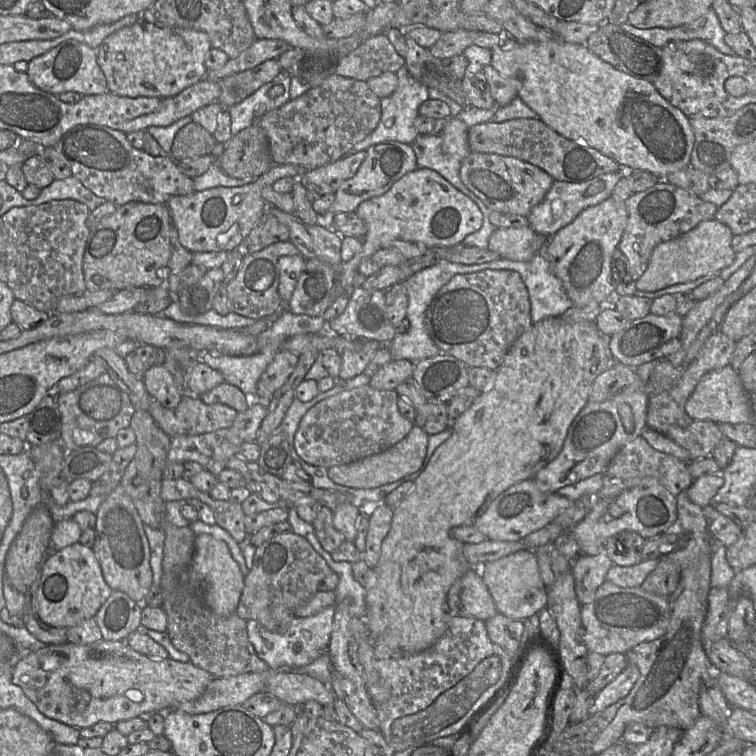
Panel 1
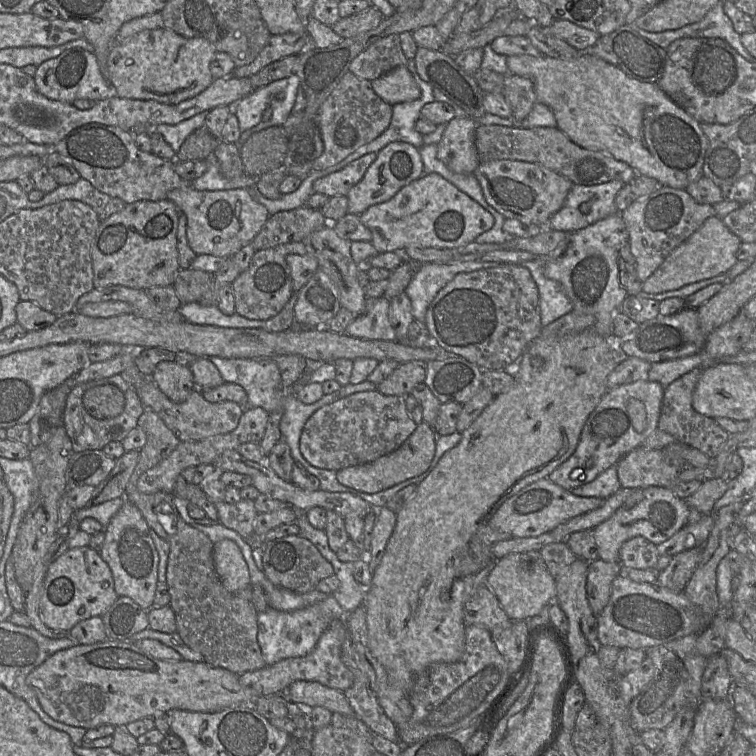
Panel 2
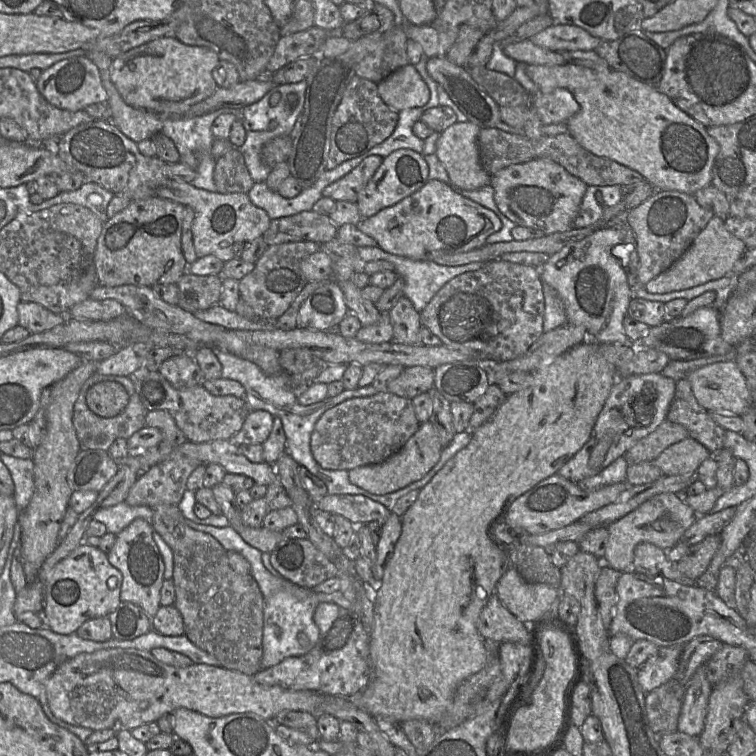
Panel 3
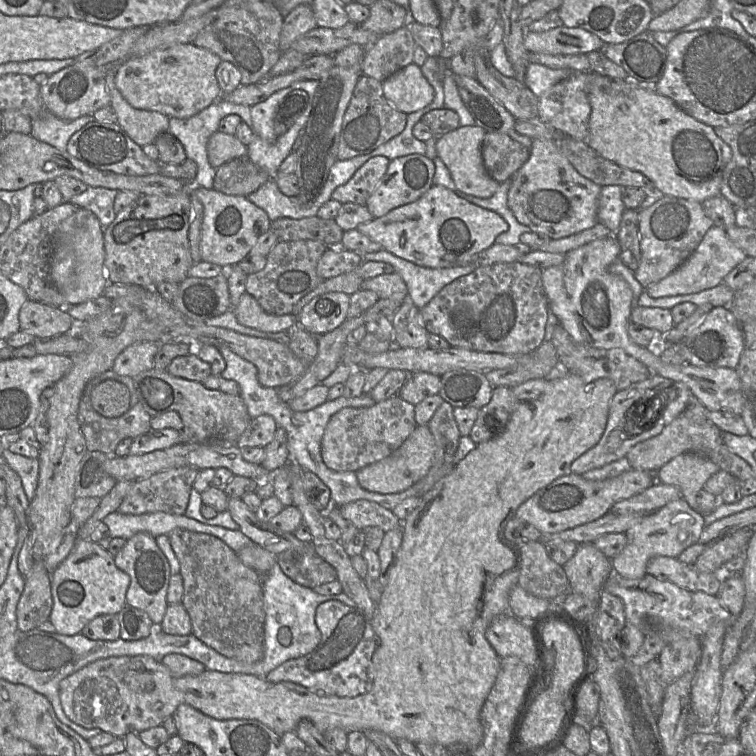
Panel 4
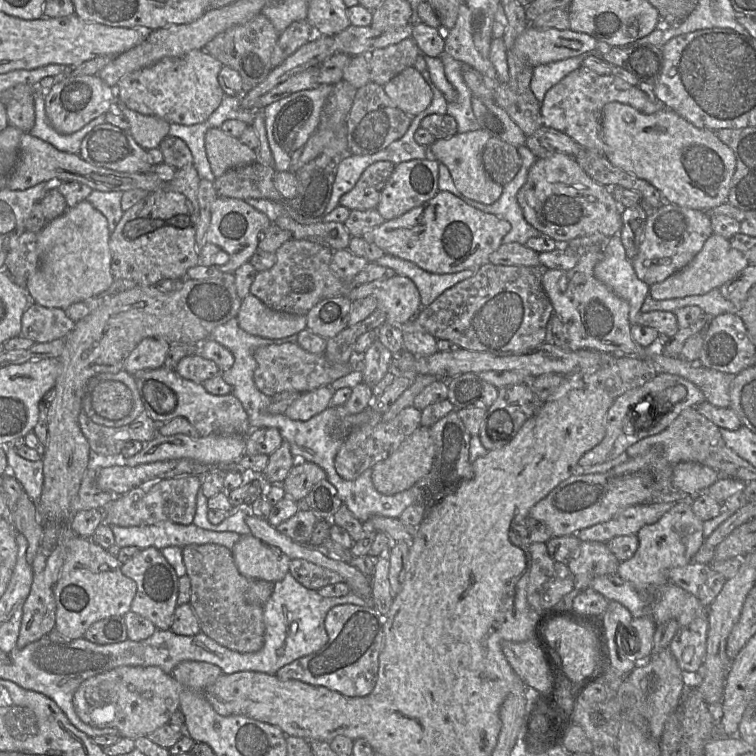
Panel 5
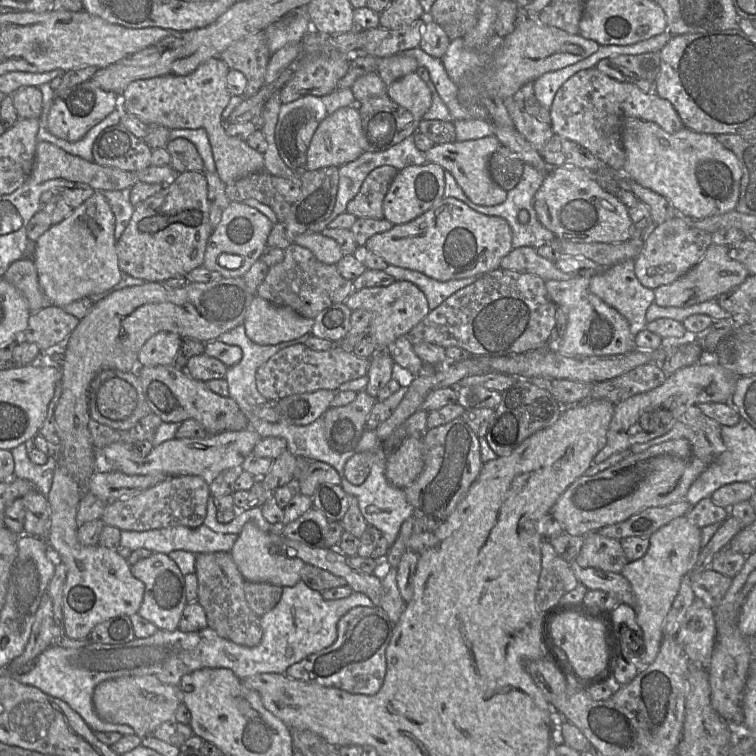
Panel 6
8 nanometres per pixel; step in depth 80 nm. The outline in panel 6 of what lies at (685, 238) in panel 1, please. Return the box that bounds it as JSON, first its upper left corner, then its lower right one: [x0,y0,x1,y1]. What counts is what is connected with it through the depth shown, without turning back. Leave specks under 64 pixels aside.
[654,243,750,307]

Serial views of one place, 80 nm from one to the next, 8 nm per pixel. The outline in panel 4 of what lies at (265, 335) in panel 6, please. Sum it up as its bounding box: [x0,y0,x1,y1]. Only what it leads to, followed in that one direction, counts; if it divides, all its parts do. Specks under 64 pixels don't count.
[231,292,298,332]

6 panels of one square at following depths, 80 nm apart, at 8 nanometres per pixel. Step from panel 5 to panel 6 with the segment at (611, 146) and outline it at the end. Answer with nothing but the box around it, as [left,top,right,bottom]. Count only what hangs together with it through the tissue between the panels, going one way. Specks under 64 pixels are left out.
[621,116,742,220]

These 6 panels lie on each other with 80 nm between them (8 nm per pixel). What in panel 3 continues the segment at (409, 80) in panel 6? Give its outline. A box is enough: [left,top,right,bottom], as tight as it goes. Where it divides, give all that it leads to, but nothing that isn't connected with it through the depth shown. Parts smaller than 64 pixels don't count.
[377,63,430,112]

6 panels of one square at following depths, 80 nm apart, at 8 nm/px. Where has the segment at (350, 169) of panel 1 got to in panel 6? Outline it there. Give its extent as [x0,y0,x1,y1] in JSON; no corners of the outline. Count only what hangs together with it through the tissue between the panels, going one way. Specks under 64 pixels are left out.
[346,165,398,219]

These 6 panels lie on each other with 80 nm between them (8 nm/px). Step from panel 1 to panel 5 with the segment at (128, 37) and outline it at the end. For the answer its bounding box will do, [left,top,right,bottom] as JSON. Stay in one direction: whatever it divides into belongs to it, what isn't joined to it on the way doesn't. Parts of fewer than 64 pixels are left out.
[115,49,225,126]

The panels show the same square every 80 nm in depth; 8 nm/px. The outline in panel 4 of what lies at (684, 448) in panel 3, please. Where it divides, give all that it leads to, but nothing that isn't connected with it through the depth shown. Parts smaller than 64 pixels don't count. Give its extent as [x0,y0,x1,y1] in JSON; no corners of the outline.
[656,452,720,509]

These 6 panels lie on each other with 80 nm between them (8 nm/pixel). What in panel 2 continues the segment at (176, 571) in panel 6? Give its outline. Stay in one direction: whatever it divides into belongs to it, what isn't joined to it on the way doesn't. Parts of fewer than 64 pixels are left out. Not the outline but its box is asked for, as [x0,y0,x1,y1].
[99,501,159,611]

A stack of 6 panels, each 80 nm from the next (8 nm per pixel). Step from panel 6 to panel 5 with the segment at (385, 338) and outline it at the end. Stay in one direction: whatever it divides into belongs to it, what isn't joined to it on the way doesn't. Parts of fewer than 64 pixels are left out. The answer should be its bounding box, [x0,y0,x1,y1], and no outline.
[348,275,423,329]

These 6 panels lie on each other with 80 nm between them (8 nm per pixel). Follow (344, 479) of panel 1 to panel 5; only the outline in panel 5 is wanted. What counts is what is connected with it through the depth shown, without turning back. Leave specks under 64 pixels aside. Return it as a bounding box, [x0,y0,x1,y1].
[372,426,435,495]

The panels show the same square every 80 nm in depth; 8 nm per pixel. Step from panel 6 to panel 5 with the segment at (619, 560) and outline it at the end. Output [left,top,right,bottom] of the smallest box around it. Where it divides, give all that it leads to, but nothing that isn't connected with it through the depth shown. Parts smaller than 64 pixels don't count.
[568,542,620,589]

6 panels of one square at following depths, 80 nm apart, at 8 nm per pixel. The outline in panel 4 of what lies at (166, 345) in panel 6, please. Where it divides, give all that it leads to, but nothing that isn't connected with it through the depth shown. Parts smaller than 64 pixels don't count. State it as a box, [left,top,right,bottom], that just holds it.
[112,341,159,378]

